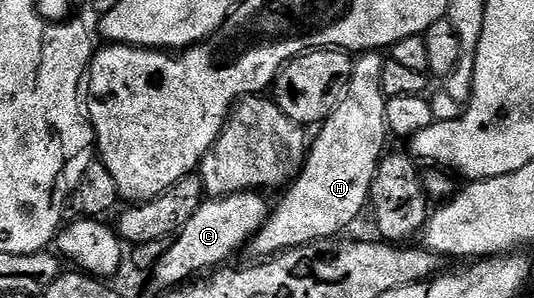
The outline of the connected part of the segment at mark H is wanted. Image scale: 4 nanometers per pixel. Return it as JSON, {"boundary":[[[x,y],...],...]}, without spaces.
{"boundary":[[[364,53],[352,64],[352,76],[348,82],[348,90],[327,119],[319,124],[320,131],[311,140],[304,165],[294,182],[283,192],[280,204],[273,206],[268,212],[268,219],[260,226],[260,232],[250,240],[250,248],[256,257],[276,255],[280,251],[288,251],[292,247],[301,247],[319,239],[335,239],[369,206],[372,182],[376,176],[376,167],[385,154],[384,142],[390,139],[386,125],[386,105],[388,99],[380,82],[382,81],[382,65],[385,56],[380,53]]]}

